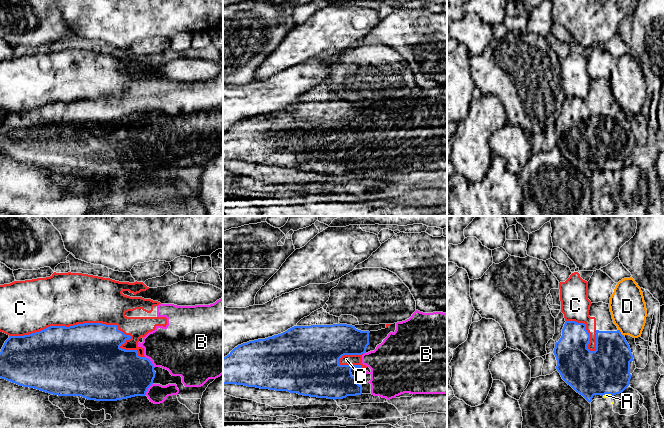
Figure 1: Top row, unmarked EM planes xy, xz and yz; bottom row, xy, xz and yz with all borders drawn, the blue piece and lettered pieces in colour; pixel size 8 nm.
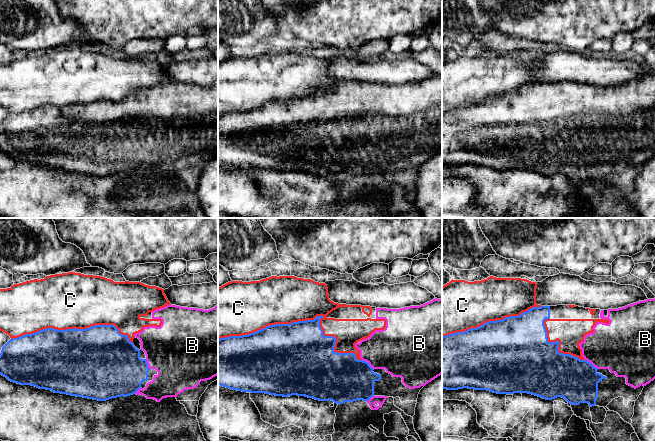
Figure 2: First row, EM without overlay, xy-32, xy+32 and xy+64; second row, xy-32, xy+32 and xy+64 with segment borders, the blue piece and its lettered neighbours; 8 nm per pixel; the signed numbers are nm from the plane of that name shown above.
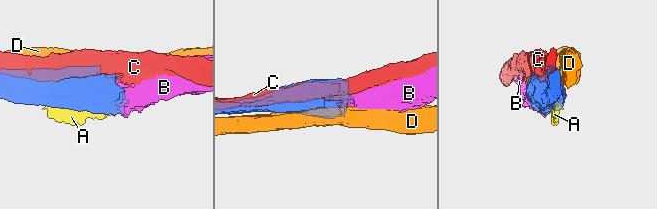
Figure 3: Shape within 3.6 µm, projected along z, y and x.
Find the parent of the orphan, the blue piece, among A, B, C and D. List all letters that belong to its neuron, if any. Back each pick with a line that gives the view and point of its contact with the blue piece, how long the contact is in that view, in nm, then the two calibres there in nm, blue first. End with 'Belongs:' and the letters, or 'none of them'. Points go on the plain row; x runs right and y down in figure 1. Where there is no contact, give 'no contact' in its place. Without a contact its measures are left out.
B: meets blue in xy at (150, 137); contact 120 nm long; 400 nm thick on the blue side, 400 nm on the other
Belongs: B

